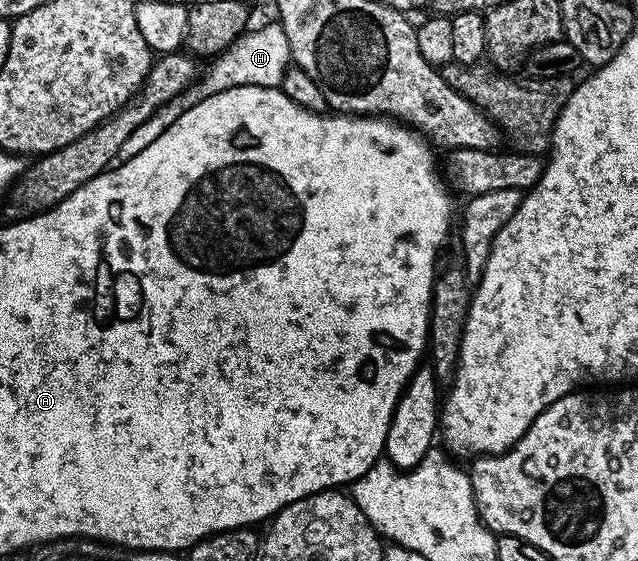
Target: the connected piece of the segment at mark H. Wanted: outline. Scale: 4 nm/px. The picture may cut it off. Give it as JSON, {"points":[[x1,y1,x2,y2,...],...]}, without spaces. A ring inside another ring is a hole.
{"points":[[271,21,267,27,262,27,259,31,254,30,247,30,241,39,238,39,231,47,226,48,218,55,211,62,214,64,207,71,205,68,197,82,187,87,177,99,173,99,172,102,161,107,151,119,144,121,144,125,140,125,140,129,132,129,128,141,124,141,124,145,120,145,118,159,131,159,136,157,136,153,148,149,148,145,152,145,156,141,156,137,160,137,160,133,164,133,164,129,168,129,168,125,172,125,176,121,176,117,180,117,184,111,192,105,196,105,201,99,207,99,209,95,244,85,278,87,287,68,292,63,288,37,284,33,282,24,277,21]]}

